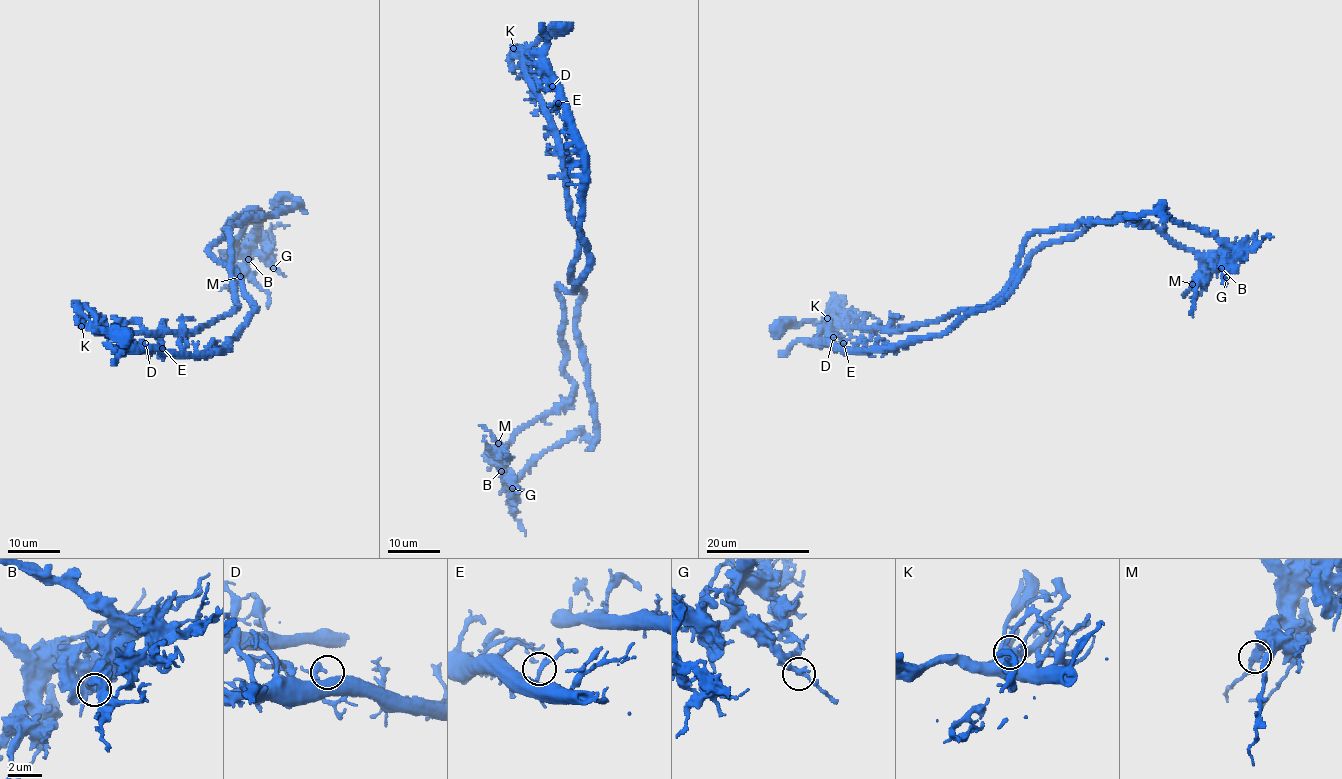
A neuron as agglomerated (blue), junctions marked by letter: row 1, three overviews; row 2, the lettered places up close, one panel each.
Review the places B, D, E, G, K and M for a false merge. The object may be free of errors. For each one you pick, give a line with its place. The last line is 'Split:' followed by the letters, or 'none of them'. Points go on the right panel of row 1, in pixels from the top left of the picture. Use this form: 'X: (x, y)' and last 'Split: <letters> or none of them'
B: (1221, 268)
Split: B

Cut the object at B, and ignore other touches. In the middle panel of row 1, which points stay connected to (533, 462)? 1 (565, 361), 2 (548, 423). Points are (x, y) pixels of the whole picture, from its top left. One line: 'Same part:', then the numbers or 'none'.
Same part: none

